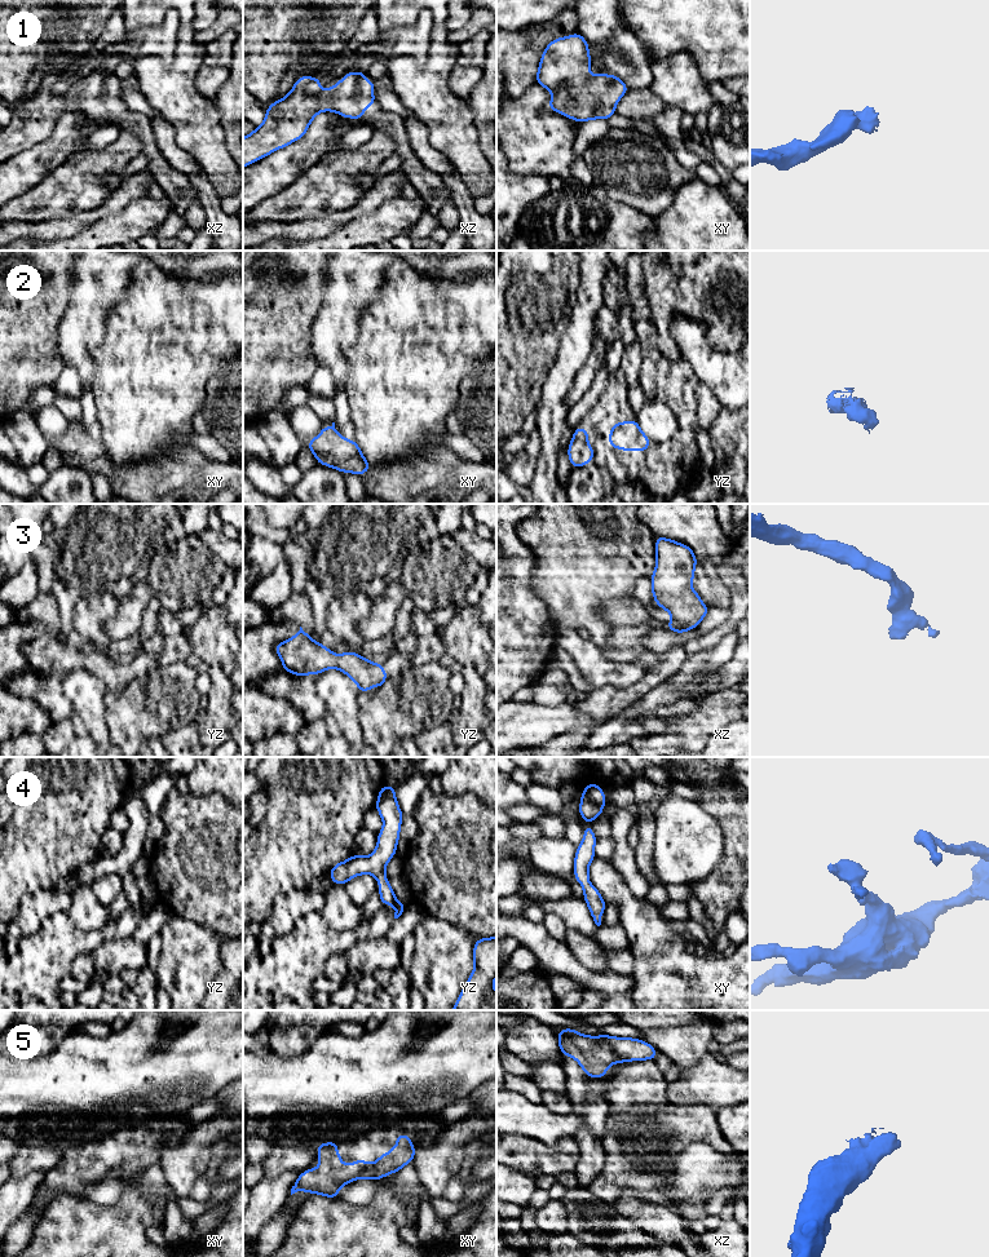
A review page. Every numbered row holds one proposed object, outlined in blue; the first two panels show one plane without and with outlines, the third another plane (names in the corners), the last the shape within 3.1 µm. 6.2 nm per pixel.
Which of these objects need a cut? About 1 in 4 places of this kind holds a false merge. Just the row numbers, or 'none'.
none

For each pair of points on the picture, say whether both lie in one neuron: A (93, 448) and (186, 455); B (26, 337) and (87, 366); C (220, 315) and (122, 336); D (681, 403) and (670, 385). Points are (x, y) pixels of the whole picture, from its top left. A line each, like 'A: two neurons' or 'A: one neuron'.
A: one neuron
B: two neurons
C: one neuron
D: one neuron

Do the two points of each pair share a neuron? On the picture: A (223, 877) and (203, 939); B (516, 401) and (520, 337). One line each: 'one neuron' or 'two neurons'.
A: two neurons
B: one neuron

